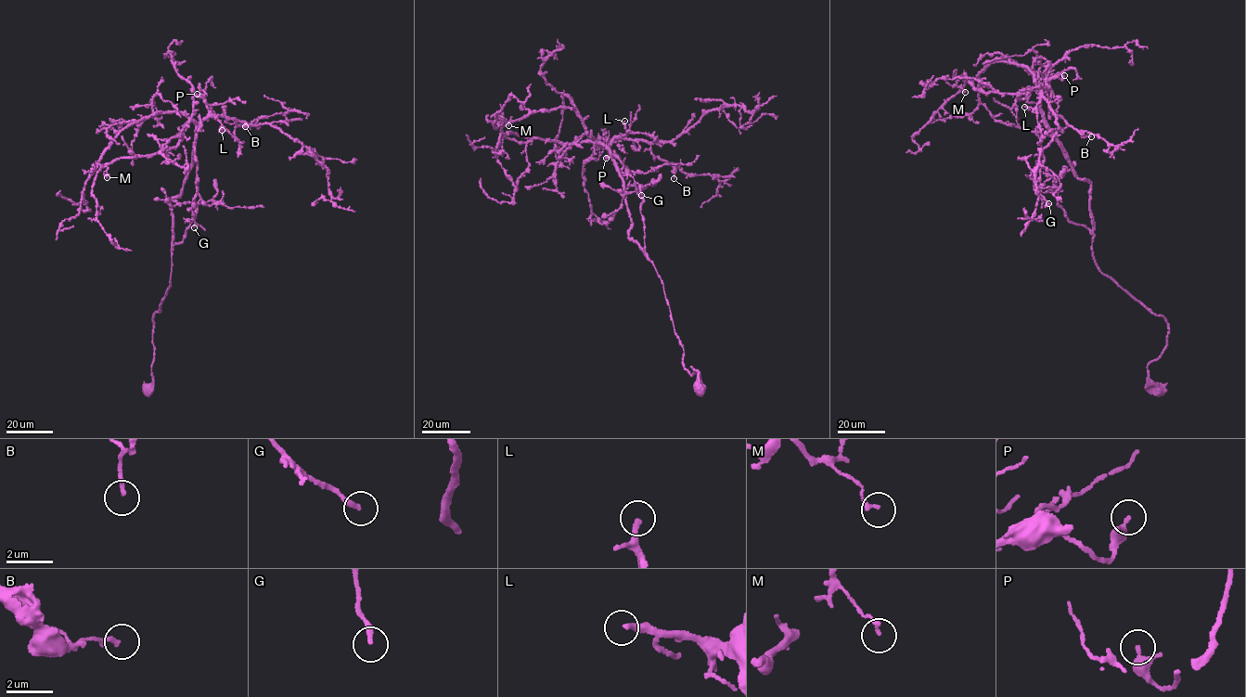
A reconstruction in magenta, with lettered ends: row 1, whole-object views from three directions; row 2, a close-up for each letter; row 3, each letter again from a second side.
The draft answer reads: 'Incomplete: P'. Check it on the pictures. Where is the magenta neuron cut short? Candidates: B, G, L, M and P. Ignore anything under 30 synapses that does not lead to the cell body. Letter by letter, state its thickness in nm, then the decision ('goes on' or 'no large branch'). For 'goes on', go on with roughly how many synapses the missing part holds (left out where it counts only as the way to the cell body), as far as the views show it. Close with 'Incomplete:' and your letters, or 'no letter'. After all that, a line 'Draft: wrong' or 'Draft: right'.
B: 160 nm thick; no large branch
G: 240 nm thick; no large branch
L: 240 nm thick; goes on; about 30 synapses
M: 160 nm thick; no large branch
P: 240 nm thick; no large branch
Incomplete: L
Draft: wrong

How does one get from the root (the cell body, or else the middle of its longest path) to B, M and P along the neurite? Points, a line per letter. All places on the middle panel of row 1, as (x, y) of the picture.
B: (700, 388), (661, 280), (628, 238), (607, 148), (645, 140), (674, 178)
M: (700, 388), (661, 280), (628, 238), (610, 151), (569, 108), (499, 125), (502, 115), (508, 125)
P: (700, 388), (698, 372), (683, 366), (661, 280), (628, 238), (622, 180), (606, 147), (613, 137), (606, 158)

